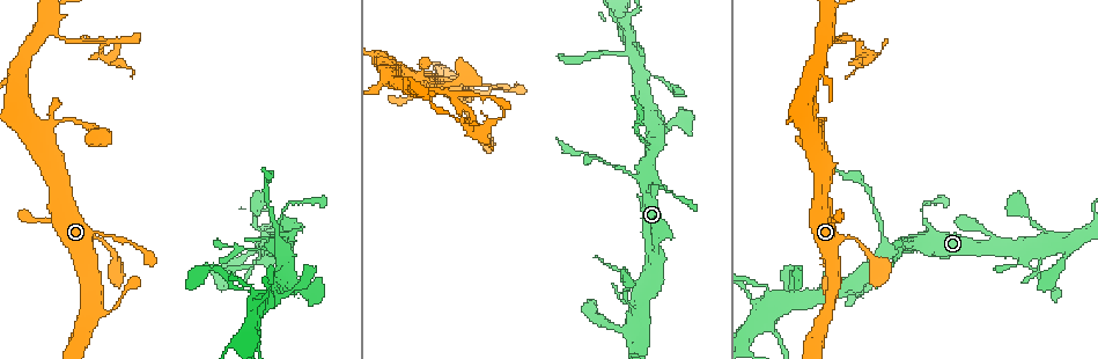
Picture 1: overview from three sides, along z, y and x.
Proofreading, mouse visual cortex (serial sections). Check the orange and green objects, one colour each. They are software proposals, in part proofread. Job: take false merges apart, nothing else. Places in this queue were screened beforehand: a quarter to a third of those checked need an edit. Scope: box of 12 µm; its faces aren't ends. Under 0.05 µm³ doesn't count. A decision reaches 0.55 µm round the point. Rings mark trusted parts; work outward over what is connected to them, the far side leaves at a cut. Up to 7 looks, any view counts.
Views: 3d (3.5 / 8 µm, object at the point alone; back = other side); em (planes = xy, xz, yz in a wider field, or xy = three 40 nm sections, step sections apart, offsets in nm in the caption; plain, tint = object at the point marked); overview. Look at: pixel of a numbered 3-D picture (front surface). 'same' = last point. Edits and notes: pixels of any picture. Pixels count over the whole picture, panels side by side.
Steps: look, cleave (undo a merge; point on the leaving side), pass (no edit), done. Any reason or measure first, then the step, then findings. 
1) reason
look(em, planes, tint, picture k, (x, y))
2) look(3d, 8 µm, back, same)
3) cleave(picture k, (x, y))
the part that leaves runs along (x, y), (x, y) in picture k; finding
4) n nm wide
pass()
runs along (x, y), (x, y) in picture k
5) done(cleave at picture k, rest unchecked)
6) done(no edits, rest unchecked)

a narrow waist
look(3d, 3.5 µm, picture 1, (132, 245))

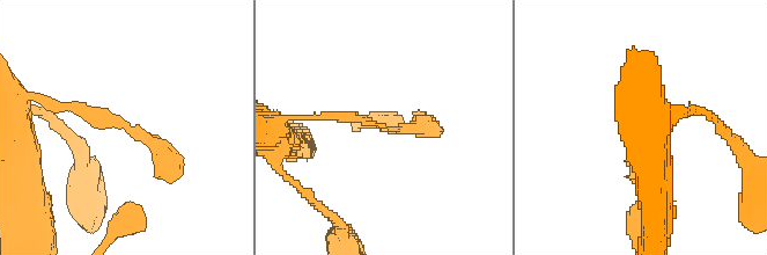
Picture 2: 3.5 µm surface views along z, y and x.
shape alone is not enough
look(em, xy, step 1, tint, picture 2, (122, 128))

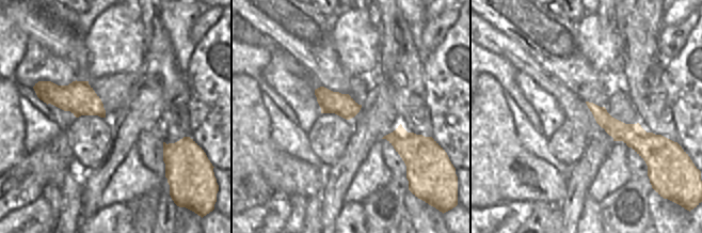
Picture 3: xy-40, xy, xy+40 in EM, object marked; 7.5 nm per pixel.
look(em, xy, step 5, tint, same)

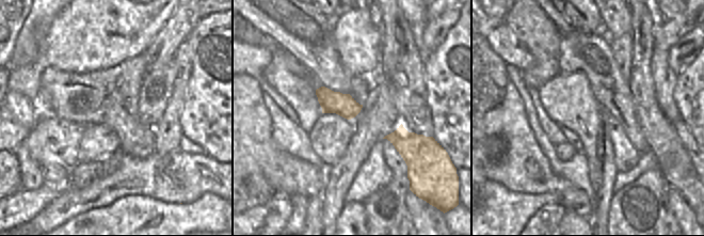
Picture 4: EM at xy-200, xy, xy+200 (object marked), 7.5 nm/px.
pass()
runs along (56, 101), (145, 137), (172, 176) in picture 2; continuous, no second cell

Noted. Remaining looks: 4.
a fork
look(3d, 3.5 µm, picture 1, (836, 40))

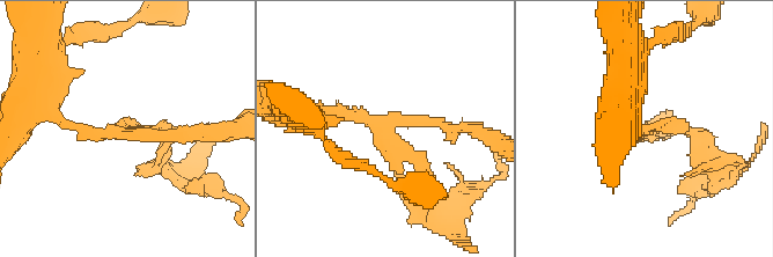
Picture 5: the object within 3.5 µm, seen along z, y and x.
need the tissue
look(em, xy, step 5, tint, picture 5, (382, 122))

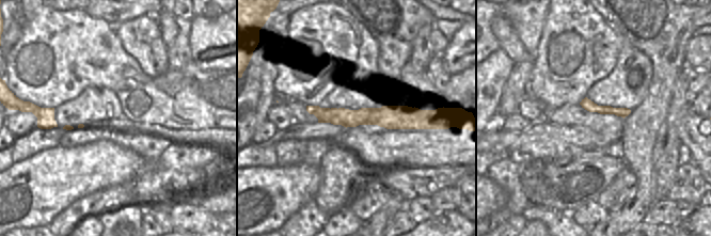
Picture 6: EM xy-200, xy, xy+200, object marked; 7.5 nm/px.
cut it another way
look(em, planes, tint, same)

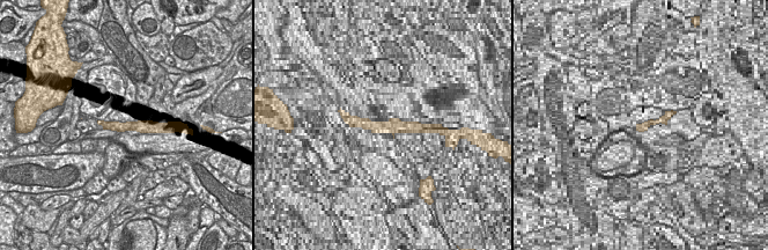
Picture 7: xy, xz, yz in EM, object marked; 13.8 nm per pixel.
170 nm wide
cleave(picture 5, (681, 129))
the part that leaves runs along (642, 131), (690, 131), (720, 163) in picture 5; two cells meet here

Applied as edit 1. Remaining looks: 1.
done(cleave at picture 5, rest unchecked)

